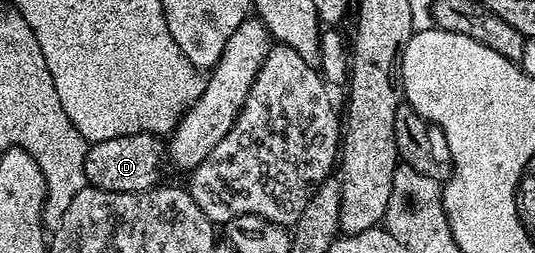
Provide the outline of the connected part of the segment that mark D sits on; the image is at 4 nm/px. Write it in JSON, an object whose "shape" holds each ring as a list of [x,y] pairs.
{"shape":[[[148,132],[121,136],[120,138],[96,140],[87,147],[86,157],[84,158],[84,174],[86,175],[87,185],[91,188],[99,188],[109,192],[147,192],[149,188],[159,187],[161,180],[158,179],[162,176],[162,160],[164,164],[163,141]]]}

